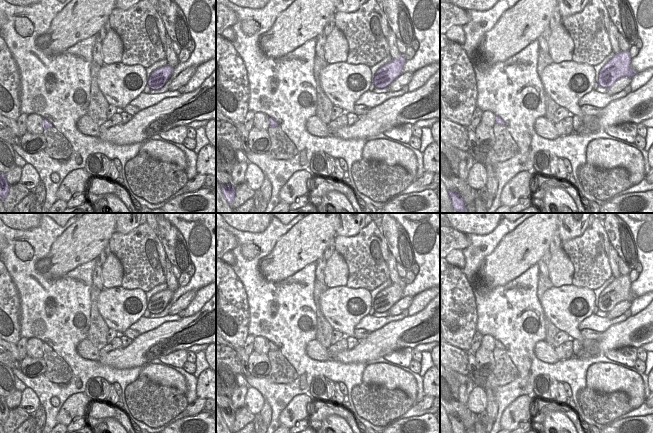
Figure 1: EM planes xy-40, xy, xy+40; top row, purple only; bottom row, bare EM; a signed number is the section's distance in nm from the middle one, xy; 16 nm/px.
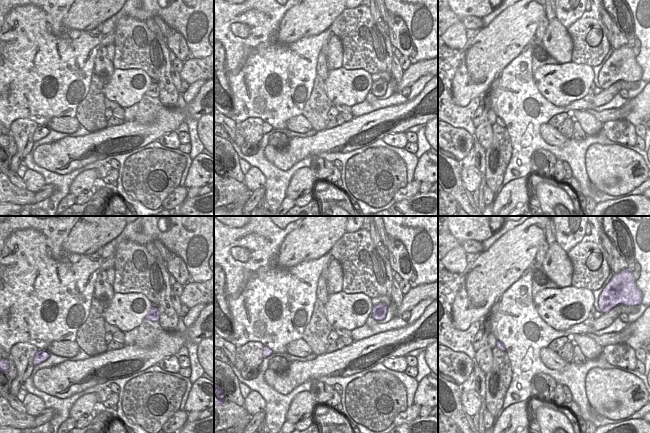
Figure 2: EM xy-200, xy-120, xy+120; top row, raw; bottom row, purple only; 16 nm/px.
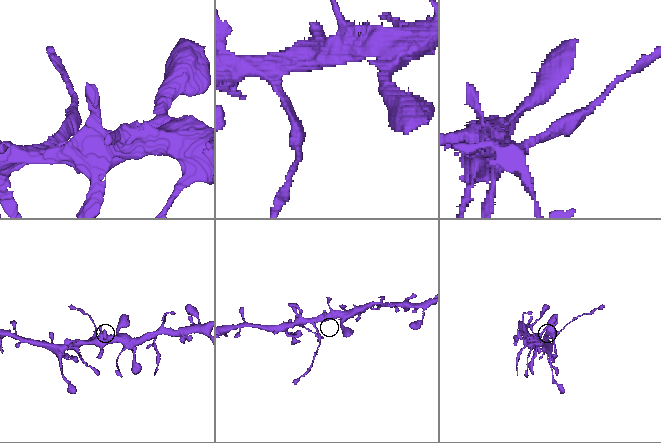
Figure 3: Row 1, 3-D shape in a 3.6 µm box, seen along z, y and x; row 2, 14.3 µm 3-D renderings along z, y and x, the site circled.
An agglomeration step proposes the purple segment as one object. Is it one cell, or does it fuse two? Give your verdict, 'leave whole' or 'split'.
split

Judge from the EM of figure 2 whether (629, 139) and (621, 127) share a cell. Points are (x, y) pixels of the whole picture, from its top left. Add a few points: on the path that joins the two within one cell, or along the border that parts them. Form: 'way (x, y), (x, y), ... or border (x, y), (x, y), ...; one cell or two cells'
way (627, 136), (622, 130); one cell

